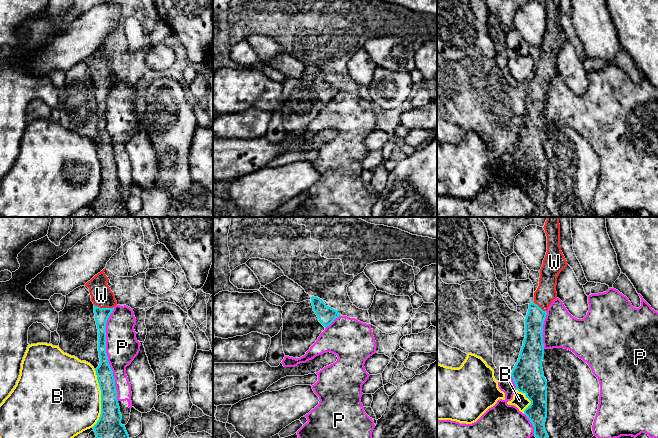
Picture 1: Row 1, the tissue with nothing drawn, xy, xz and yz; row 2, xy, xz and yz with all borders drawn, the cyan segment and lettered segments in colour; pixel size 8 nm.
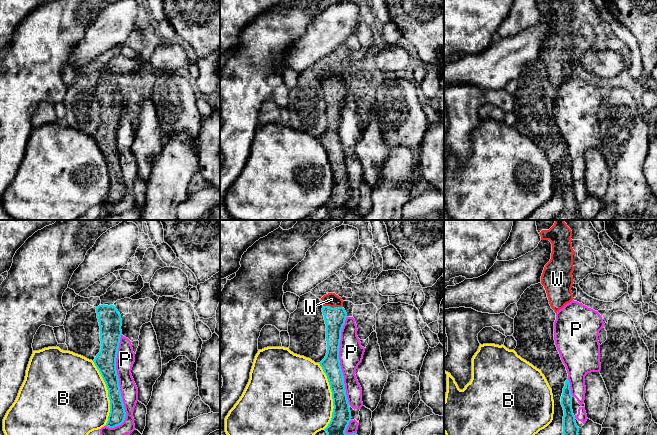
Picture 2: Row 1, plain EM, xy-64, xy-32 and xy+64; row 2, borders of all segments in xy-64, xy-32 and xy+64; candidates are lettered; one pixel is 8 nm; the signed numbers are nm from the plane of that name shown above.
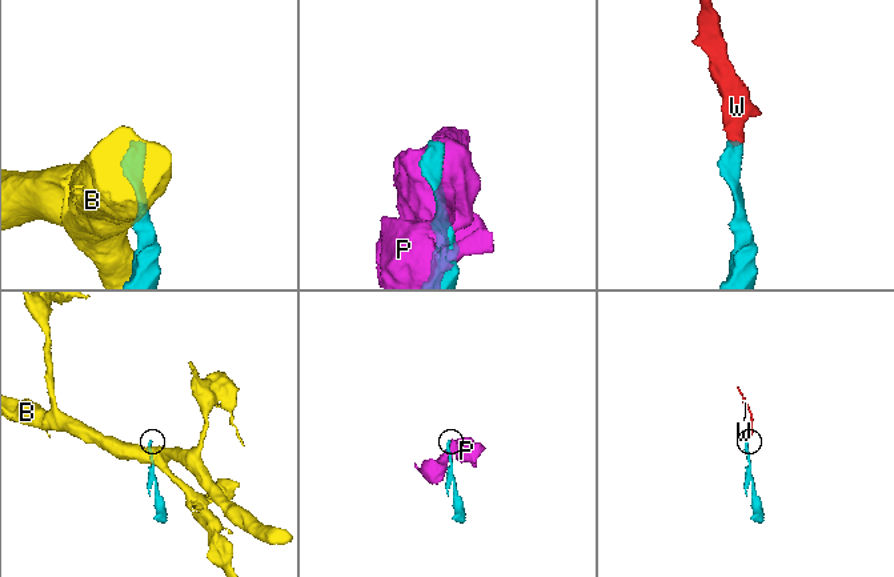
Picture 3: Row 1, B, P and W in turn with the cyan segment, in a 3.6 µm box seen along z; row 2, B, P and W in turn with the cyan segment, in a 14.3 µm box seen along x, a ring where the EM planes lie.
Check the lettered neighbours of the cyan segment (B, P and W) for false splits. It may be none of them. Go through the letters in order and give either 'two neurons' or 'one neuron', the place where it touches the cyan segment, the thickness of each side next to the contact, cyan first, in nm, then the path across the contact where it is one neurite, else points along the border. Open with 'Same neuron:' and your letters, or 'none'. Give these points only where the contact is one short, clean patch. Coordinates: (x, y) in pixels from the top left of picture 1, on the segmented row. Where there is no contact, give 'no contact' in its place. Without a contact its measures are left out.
Same neuron: W
B: two neurons | xy (101, 398) | 190/500 nm
P: two neurons | xy (106, 354) | 130/260 nm
W: one neuron | xy (104, 308) | 110/180 nm | across xy (101, 314), (104, 308), (104, 300), (101, 295)

